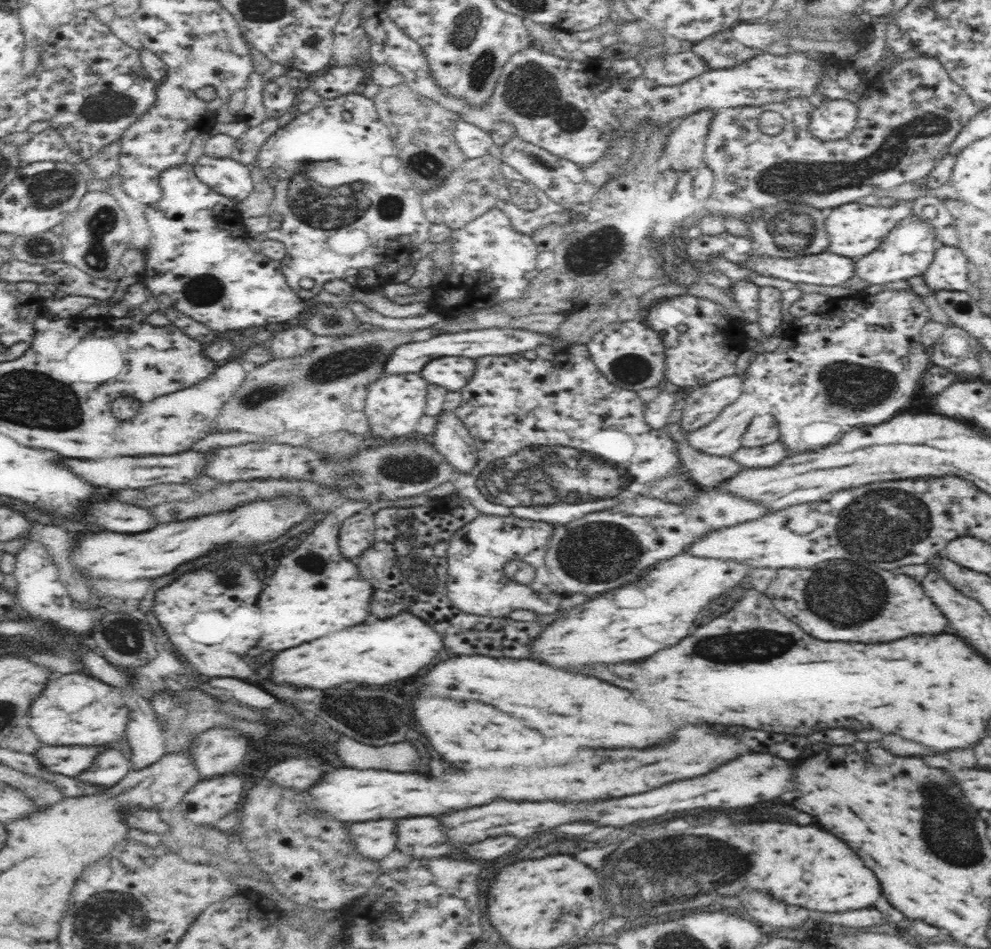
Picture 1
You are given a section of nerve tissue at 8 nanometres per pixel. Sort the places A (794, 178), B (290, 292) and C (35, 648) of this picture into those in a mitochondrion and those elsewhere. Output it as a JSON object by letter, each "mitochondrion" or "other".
{"A":"mitochondrion","B":"other","C":"mitochondrion"}

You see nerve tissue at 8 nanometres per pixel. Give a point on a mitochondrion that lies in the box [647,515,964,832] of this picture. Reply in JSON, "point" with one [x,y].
{"point":[845,594]}

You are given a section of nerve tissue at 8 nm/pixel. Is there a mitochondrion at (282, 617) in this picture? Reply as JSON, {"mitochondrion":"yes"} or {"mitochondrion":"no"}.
{"mitochondrion":"no"}

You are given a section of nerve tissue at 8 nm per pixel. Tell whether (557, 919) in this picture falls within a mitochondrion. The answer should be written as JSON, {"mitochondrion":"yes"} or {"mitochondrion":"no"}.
{"mitochondrion":"yes"}

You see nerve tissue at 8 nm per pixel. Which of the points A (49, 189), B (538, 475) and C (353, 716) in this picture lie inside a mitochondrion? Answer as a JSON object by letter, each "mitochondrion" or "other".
{"A":"mitochondrion","B":"mitochondrion","C":"mitochondrion"}

